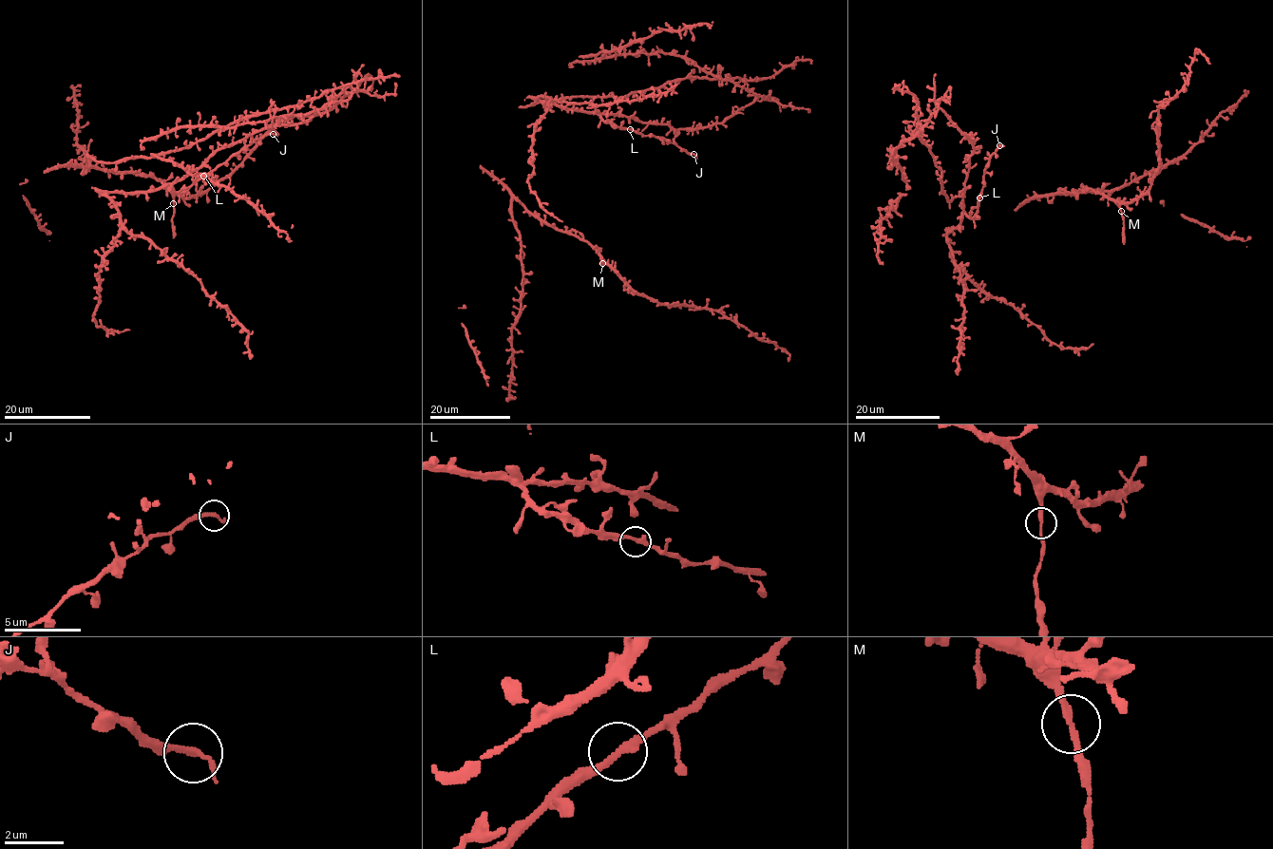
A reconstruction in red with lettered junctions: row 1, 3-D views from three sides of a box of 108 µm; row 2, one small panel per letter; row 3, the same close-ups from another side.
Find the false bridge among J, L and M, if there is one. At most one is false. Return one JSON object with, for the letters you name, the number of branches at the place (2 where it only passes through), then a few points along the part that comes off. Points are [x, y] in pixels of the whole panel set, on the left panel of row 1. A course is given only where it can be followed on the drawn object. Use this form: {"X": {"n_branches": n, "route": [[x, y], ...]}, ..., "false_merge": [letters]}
{"M": {"n_branches": 2, "route": [[173, 204], [174, 237]]}, "false_merge": ["M"]}

